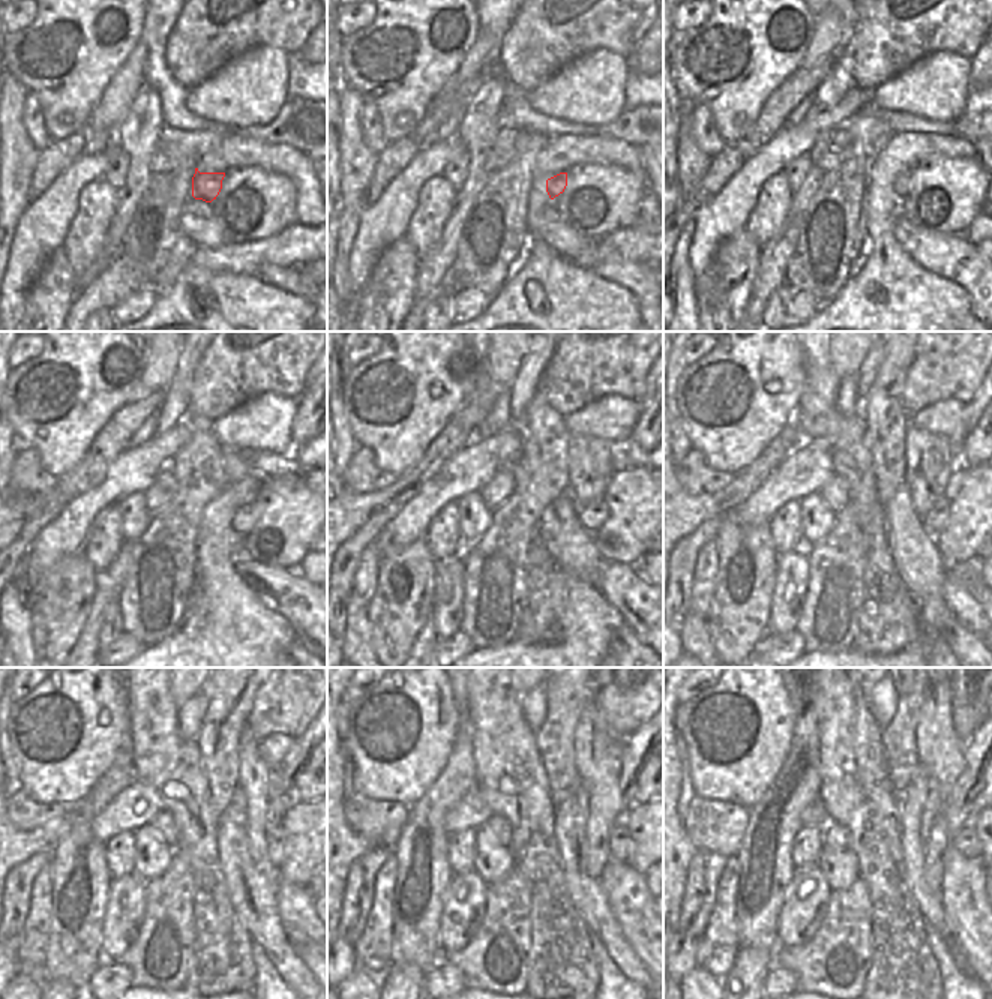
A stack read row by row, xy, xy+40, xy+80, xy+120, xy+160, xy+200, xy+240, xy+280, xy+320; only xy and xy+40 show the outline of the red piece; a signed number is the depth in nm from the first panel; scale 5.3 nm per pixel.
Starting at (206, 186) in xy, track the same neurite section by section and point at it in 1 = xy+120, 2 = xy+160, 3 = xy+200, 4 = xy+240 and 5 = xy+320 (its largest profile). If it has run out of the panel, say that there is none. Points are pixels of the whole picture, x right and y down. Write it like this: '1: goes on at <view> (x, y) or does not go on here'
1: goes on at xy+120 (245, 518)
2: goes on at xy+160 (592, 516)
3: goes on at xy+200 (935, 519)
4: goes on at xy+240 (276, 854)
5: goes on at xy+320 (967, 842)

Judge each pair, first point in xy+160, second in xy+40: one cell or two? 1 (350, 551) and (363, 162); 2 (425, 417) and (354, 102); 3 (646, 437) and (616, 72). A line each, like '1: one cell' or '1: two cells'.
1: two cells
2: two cells
3: two cells

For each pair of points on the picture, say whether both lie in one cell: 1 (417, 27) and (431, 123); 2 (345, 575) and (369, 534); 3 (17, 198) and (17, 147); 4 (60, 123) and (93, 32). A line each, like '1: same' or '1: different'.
1: different
2: same
3: same
4: same

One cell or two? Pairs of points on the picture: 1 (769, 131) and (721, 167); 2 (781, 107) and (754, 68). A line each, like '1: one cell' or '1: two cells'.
1: two cells
2: two cells

